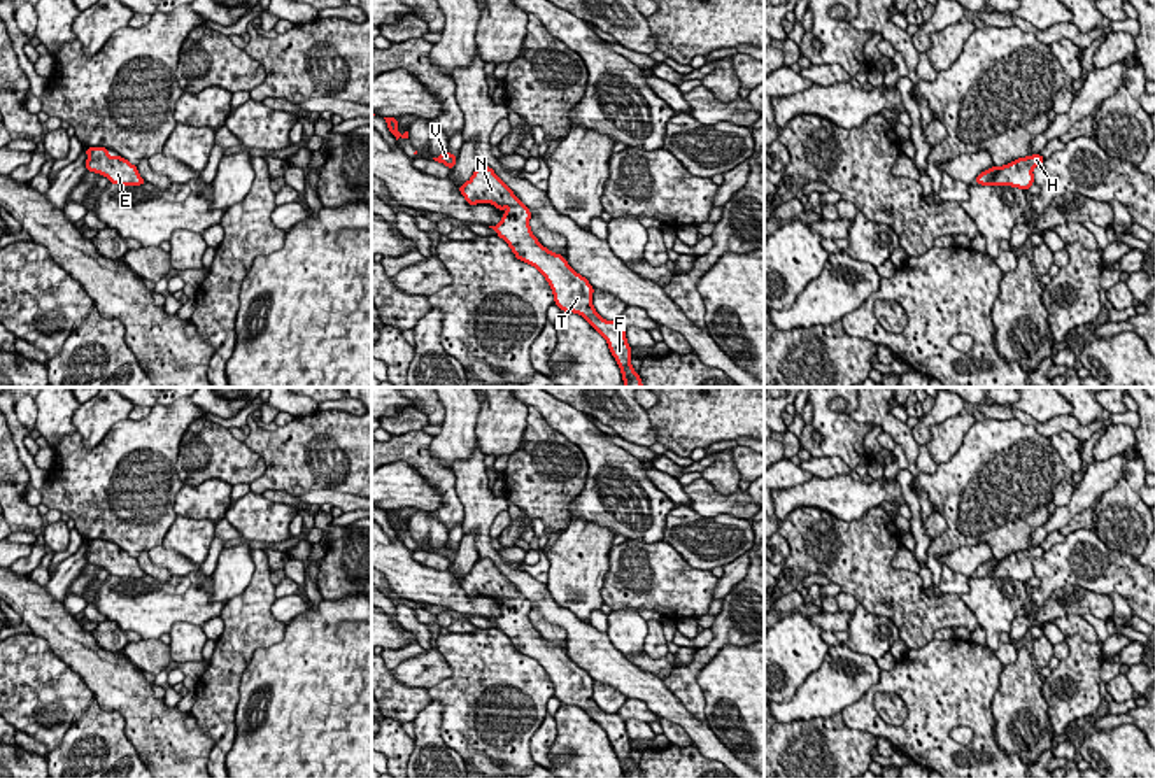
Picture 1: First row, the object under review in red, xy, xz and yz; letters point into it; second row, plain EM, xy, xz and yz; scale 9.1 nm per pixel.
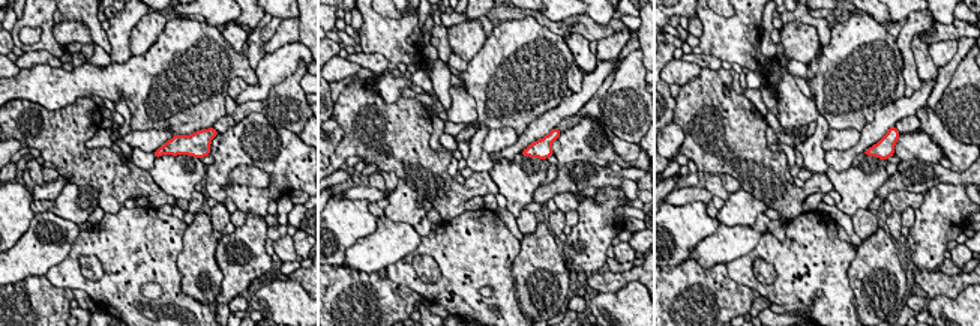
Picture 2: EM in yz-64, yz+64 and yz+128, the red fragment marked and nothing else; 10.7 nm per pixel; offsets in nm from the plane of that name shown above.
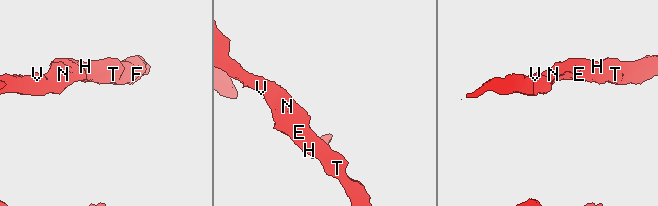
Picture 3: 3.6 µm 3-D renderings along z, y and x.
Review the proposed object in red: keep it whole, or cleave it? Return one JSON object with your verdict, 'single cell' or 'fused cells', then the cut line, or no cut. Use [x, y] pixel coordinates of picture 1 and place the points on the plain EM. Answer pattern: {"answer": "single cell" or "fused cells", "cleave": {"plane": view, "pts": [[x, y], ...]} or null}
{"answer": "single cell", "cleave": null}

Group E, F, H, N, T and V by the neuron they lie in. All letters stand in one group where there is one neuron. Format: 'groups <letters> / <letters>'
groups E F H N T V

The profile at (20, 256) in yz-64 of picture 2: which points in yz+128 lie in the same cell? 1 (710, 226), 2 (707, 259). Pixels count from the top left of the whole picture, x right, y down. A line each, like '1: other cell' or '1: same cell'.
1: other cell
2: same cell

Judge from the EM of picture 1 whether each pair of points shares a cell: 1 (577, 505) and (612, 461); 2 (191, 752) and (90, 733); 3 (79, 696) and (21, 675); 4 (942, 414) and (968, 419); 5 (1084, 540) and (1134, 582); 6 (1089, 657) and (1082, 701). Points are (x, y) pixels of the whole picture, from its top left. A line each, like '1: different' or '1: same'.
1: same
2: different
3: same
4: different
5: same
6: same

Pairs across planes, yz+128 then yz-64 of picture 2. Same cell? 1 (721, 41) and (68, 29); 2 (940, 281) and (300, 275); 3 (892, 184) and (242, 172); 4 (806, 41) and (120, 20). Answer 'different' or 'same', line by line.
1: different
2: same
3: same
4: different

